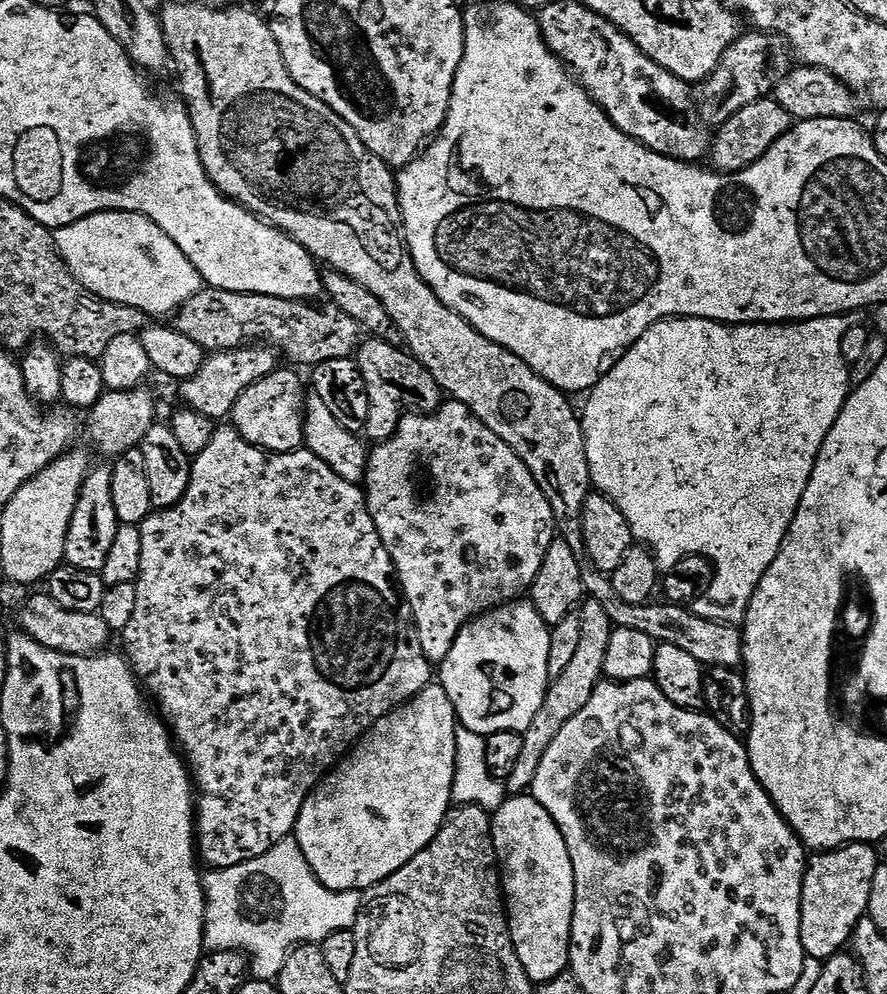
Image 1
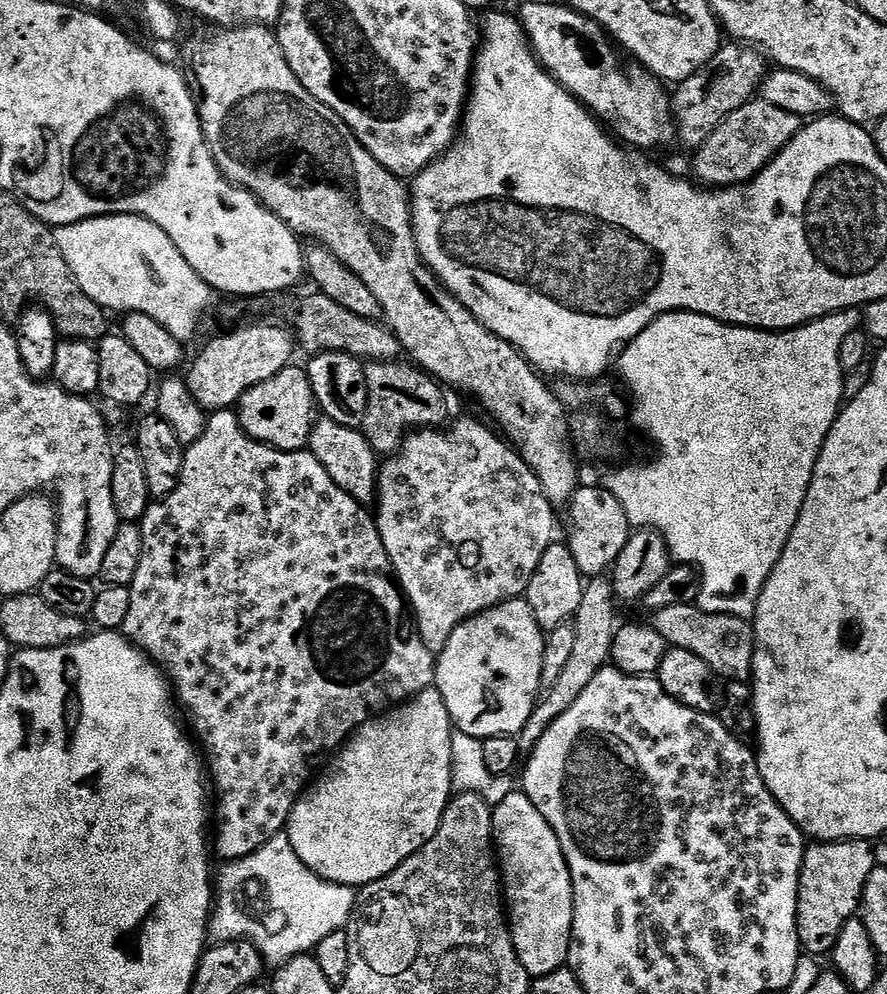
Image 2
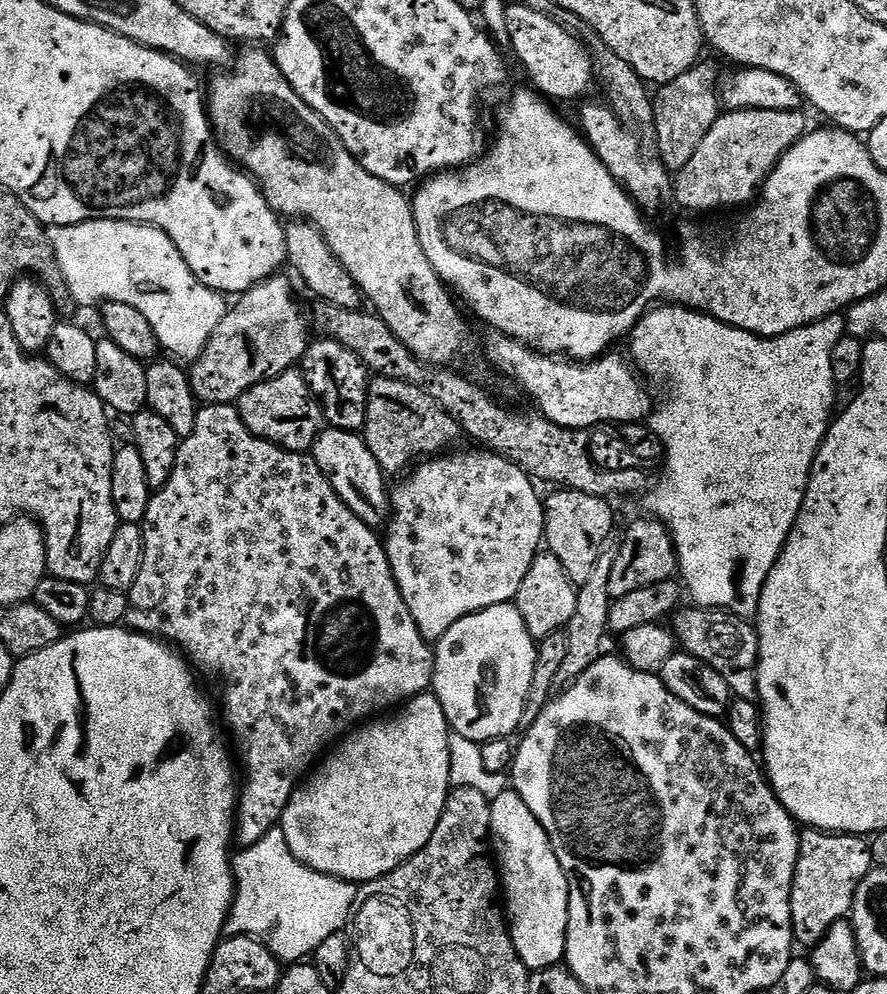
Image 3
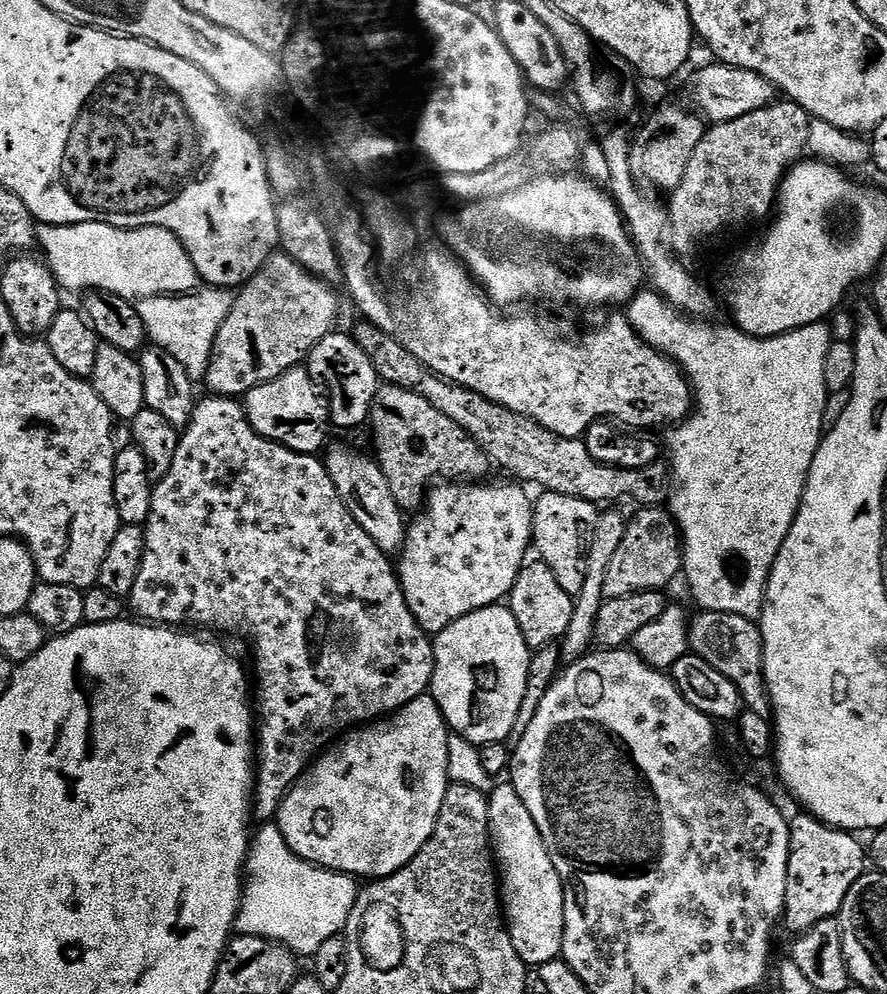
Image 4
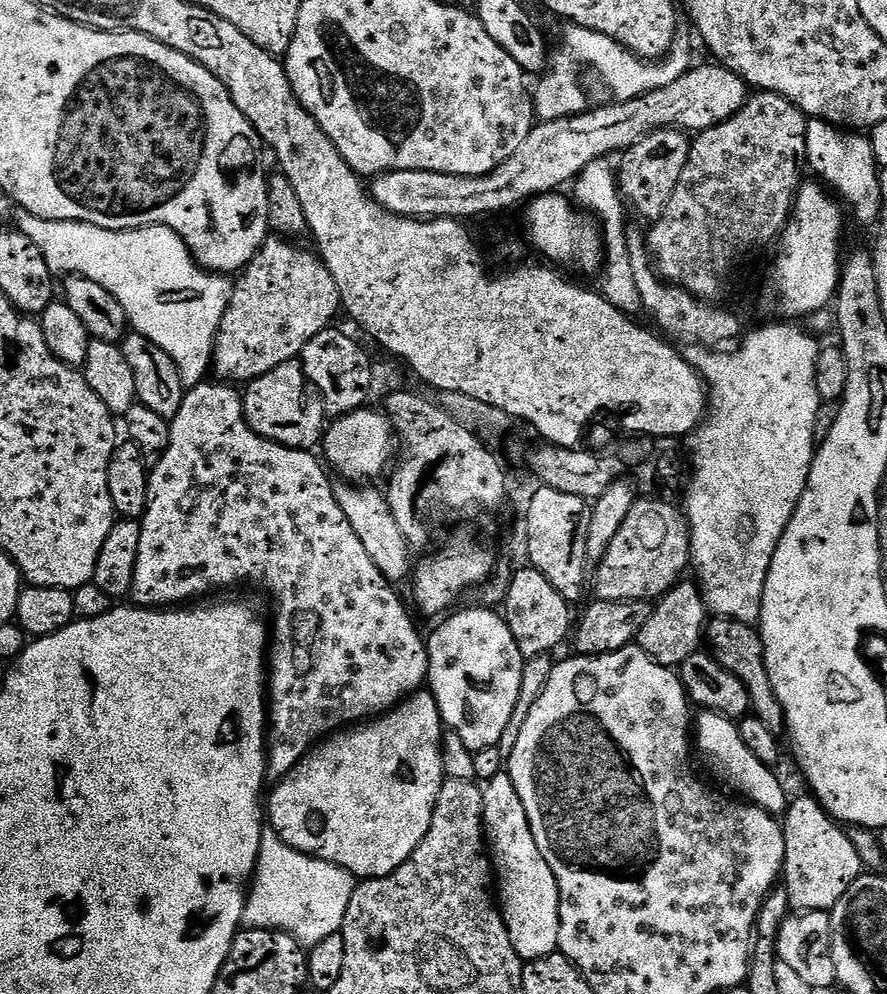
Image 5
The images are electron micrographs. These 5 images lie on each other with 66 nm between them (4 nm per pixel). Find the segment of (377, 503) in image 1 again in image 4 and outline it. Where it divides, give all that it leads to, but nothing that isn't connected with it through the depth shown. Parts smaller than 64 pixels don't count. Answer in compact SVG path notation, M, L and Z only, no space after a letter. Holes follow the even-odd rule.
M440 482L429 491L422 507L411 517L404 533L404 547L398 553L398 575L400 588L404 591L406 602L410 606L410 614L420 623L420 629L425 634L435 634L446 630L448 624L453 624L458 618L470 614L474 610L488 608L492 604L501 603L511 592L514 582L518 578L521 568L524 567L530 556L532 543L532 510L534 507L533 497L528 497L523 492L525 489L519 483L507 482L508 484L488 484L489 482Z

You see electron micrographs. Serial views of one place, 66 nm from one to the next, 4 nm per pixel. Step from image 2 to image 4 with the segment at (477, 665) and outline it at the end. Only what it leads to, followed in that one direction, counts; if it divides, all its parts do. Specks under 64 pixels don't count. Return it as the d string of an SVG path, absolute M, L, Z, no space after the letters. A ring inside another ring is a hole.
M503 603L474 610L458 618L453 624L448 624L446 630L435 633L436 665L430 695L438 702L444 723L449 729L477 746L507 741L514 726L514 718L518 718L518 706L522 706L522 698L526 694L526 678L530 674L532 653L533 649L529 648L526 638L522 638L518 618L514 618L511 608Z

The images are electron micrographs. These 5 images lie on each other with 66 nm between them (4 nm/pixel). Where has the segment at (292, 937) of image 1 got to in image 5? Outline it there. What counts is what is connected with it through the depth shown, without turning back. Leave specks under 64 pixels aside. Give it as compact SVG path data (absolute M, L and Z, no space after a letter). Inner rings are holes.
M265 831L260 847L259 860L248 889L248 899L244 904L244 924L248 928L268 928L272 932L290 934L305 949L311 950L315 944L322 942L322 938L337 935L344 927L346 910L350 906L350 898L354 894L357 881L352 873L337 864L325 860L317 860L315 856L292 848L278 833Z

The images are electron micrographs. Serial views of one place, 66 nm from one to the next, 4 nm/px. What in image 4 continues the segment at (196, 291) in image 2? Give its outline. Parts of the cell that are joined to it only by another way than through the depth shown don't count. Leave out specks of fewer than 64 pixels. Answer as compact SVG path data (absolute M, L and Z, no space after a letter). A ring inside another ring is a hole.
M95 220L81 224L40 224L36 238L39 251L44 251L43 259L56 275L56 283L61 289L68 291L69 288L79 294L89 290L109 292L130 302L146 326L148 340L154 342L155 347L174 354L193 382L203 381L214 338L232 309L233 297L225 289L215 288L200 277L194 262L190 262L184 243L174 233L165 228L115 228L113 224Z

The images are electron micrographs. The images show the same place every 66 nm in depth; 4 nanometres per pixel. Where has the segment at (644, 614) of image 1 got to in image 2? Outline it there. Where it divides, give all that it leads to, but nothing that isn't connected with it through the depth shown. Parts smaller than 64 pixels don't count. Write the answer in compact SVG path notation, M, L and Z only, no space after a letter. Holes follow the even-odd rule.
M681 602L666 606L666 610L651 613L650 627L662 634L669 648L690 650L690 654L702 658L702 662L706 662L706 666L712 669L719 679L721 676L721 681L751 681L754 628L739 614L704 613L695 603Z

